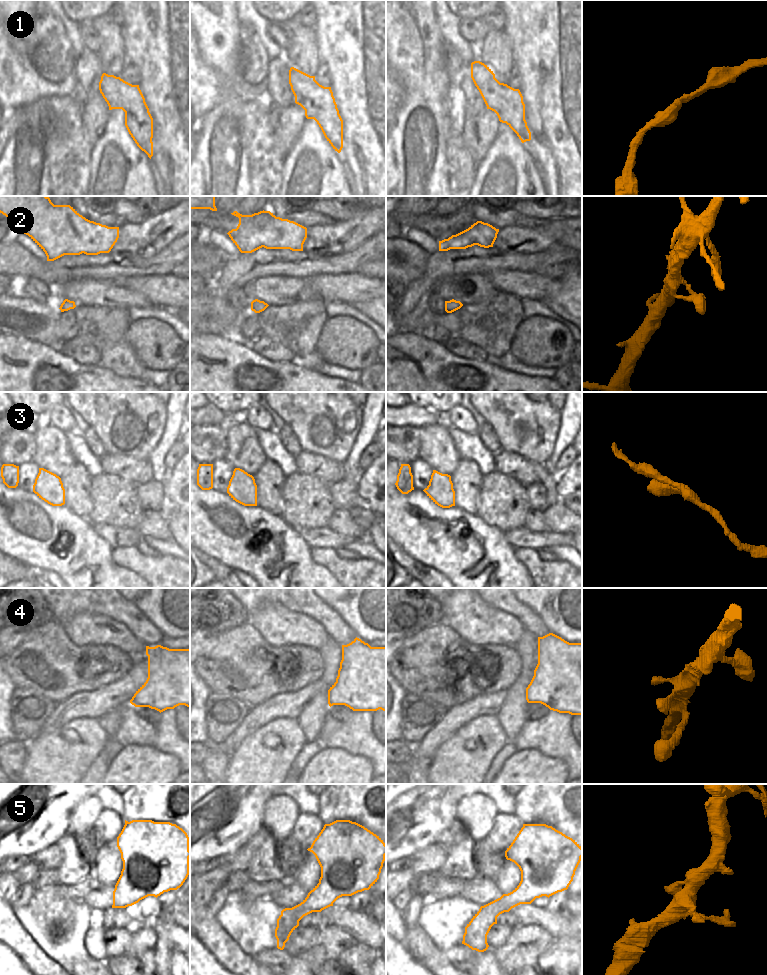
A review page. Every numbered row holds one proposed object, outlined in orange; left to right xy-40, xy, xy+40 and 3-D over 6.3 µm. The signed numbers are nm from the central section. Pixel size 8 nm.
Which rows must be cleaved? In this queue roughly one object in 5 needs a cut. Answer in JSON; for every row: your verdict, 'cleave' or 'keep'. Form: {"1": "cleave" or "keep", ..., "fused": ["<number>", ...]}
{"1": "keep", "2": "keep", "3": "keep", "4": "keep", "5": "keep", "fused": []}

